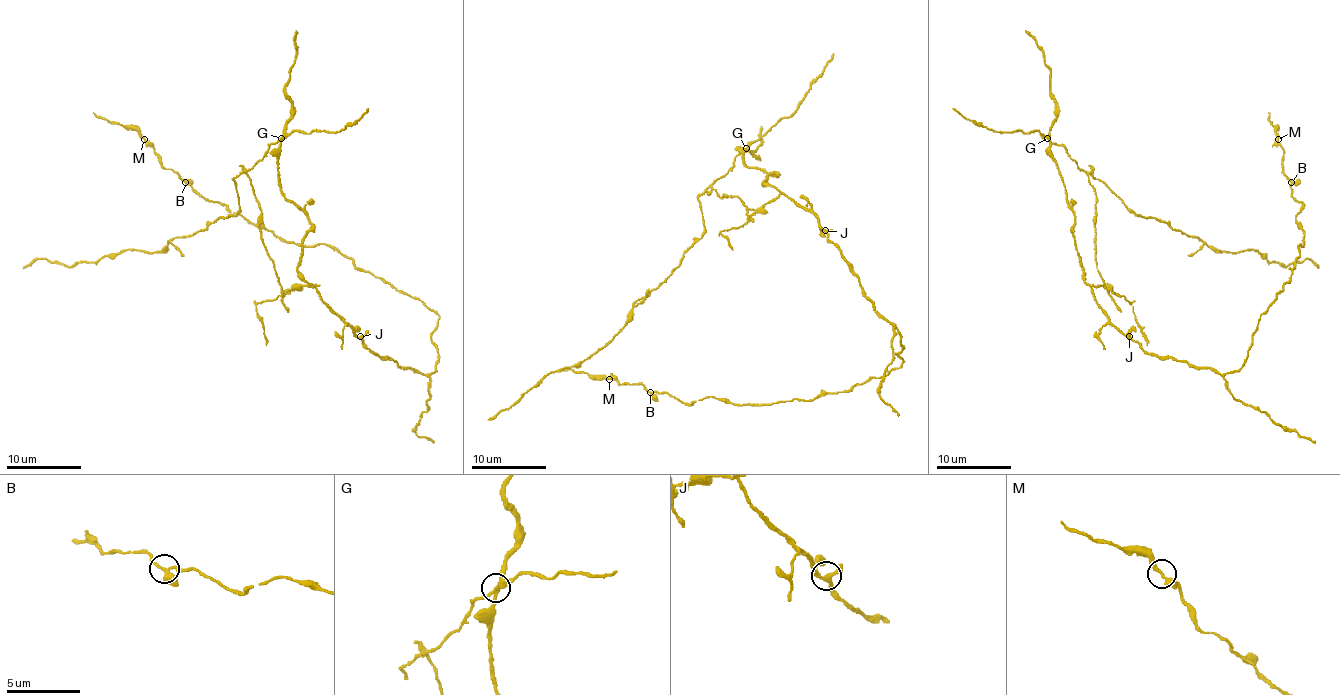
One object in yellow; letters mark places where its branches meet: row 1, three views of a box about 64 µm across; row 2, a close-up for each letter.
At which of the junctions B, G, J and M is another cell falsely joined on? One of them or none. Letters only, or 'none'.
G

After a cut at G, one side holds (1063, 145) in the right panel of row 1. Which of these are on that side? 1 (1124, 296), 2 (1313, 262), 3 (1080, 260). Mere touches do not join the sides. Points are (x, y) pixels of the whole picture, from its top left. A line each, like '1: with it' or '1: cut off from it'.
1: with it
2: with it
3: cut off from it

